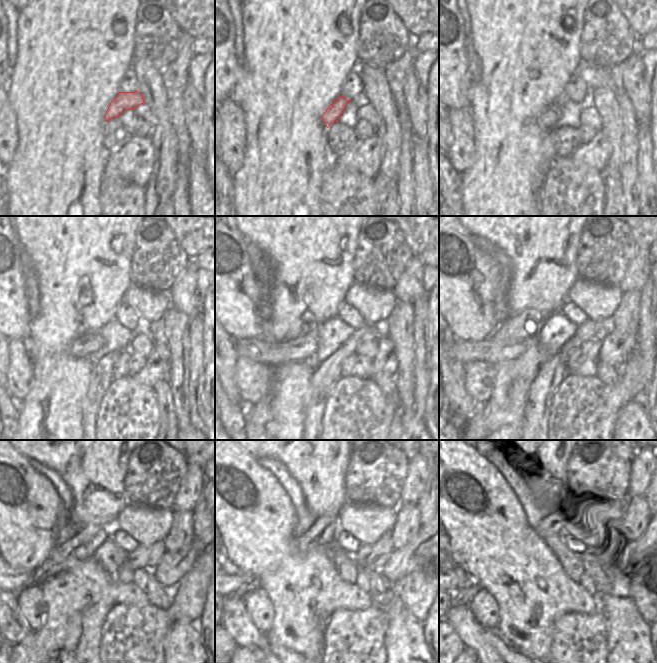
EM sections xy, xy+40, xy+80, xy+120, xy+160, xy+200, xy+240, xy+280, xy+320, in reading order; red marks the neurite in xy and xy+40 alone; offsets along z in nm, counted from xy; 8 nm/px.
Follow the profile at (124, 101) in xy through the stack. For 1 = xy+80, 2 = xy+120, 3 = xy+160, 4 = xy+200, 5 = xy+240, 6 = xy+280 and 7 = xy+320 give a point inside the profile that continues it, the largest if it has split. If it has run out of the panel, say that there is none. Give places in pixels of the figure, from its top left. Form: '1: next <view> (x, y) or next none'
1: next xy+80 (548, 118)
2: next xy+120 (84, 346)
3: next xy+160 (262, 350)
4: next xy+200 (510, 340)
5: next xy+240 (62, 557)
6: next xy+280 (235, 578)
7: next xy+320 (459, 579)

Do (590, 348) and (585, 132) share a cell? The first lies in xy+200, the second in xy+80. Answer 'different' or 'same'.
different

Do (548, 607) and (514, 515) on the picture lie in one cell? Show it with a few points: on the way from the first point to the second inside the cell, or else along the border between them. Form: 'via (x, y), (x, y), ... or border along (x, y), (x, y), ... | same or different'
via (536, 584), (533, 567), (514, 548), (514, 538) | same

